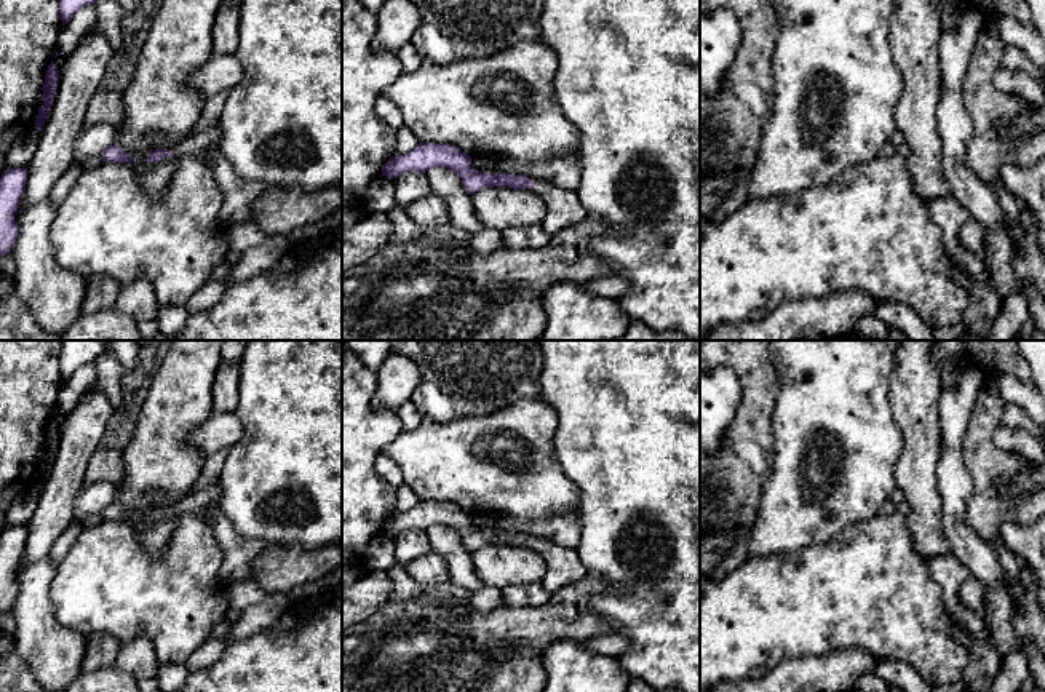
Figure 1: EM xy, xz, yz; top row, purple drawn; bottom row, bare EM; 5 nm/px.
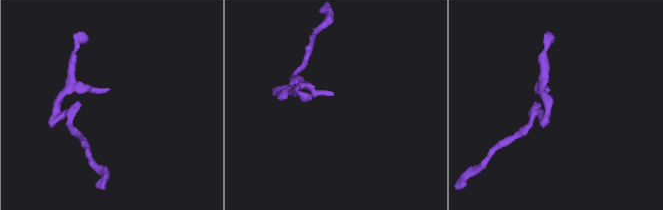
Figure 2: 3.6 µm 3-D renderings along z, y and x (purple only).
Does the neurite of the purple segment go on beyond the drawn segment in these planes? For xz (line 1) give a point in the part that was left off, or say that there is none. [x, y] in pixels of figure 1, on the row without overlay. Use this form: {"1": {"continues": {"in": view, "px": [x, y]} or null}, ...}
{"1": {"continues": {"in": "xz", "px": [564, 566]}}}

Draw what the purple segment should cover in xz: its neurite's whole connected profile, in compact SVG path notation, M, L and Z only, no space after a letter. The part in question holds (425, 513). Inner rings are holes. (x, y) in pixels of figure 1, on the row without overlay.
M420 500L409 511L396 511L383 523L382 534L395 537L409 529L427 531L433 524L454 529L462 537L463 545L470 553L494 543L515 548L532 547L546 563L546 574L540 583L550 595L588 574L588 569L575 548L567 548L542 537L530 539L521 532L491 532L476 529L471 523L471 515L449 502Z

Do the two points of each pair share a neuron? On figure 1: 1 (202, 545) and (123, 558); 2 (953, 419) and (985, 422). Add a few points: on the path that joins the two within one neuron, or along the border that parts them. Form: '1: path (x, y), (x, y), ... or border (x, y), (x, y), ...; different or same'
1: path (182, 564), (143, 564); same
2: border (981, 385), (969, 419), (962, 457); different

